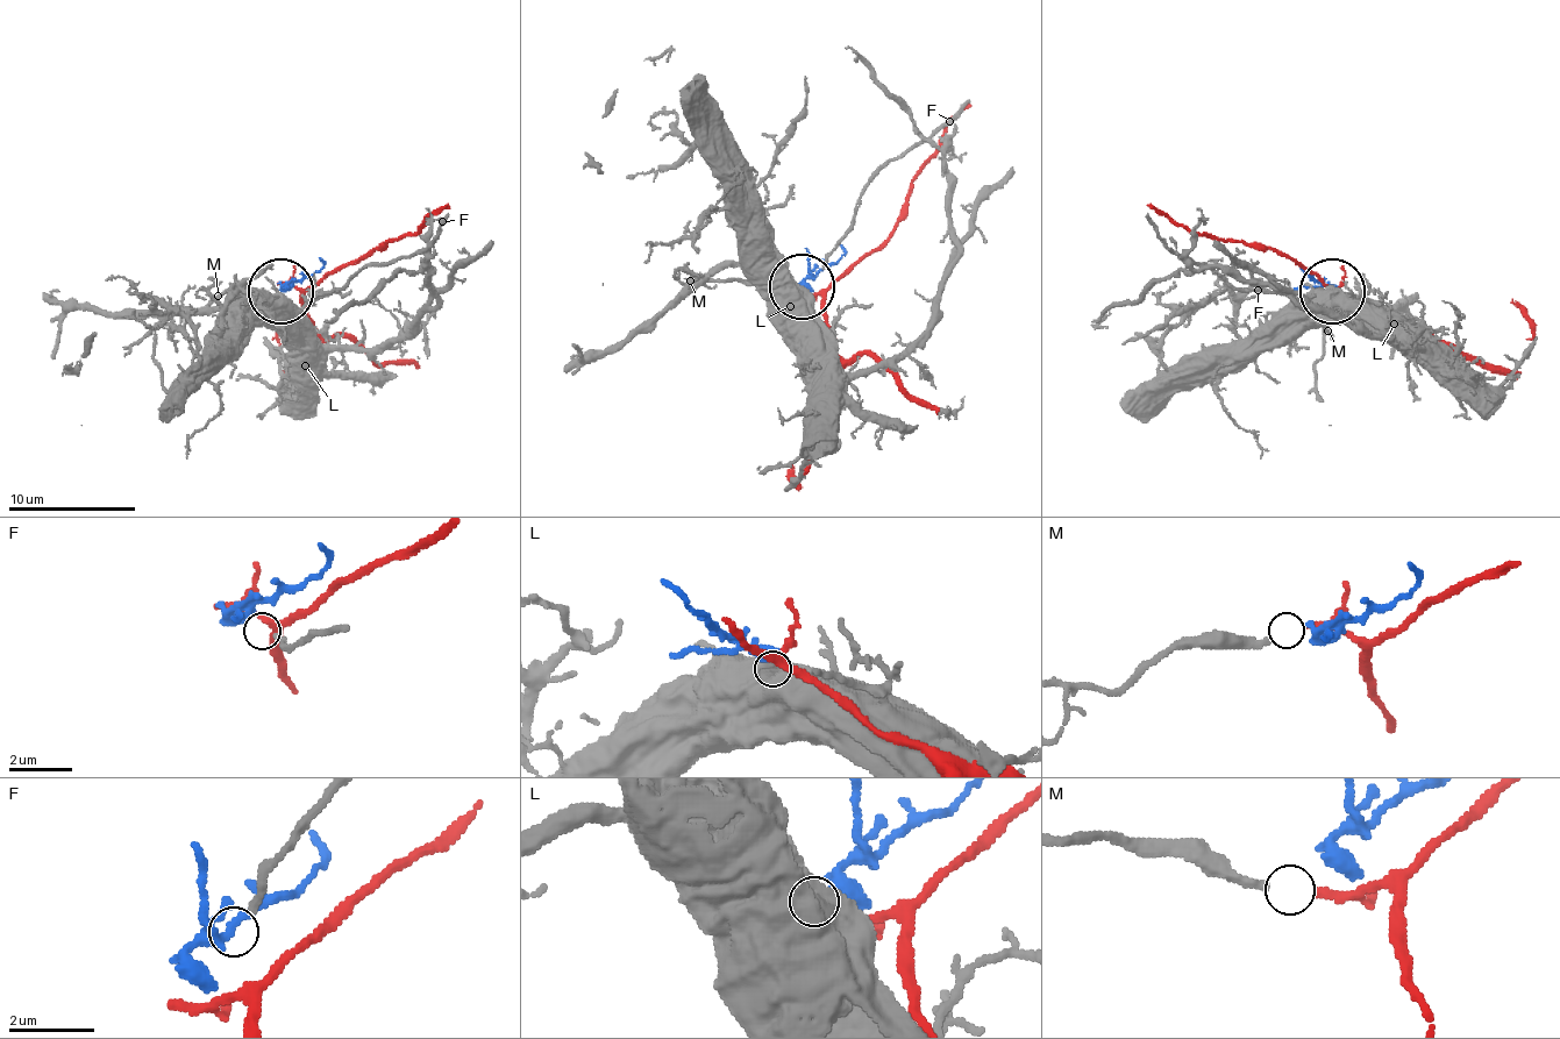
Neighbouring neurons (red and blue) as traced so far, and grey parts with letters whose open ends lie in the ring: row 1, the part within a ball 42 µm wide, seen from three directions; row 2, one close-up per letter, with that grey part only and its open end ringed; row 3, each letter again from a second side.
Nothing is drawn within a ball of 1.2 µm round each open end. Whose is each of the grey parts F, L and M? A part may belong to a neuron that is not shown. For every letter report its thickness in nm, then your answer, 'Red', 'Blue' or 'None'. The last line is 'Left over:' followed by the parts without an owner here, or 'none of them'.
F: Thickness 180 nm. None
L: Thickness 950 nm. Blue
M: Thickness 200 nm. Red
Left over: F

